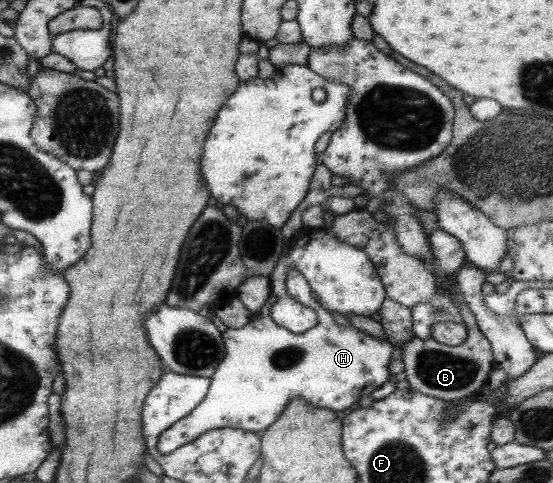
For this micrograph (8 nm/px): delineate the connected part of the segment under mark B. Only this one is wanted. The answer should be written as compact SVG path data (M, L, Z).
M469 323L469 337L467 335L461 345L448 346L432 337L413 337L409 343L401 347L399 355L411 389L446 401L458 400L477 391L485 384L487 374L495 366L489 340L477 329L475 323Z

